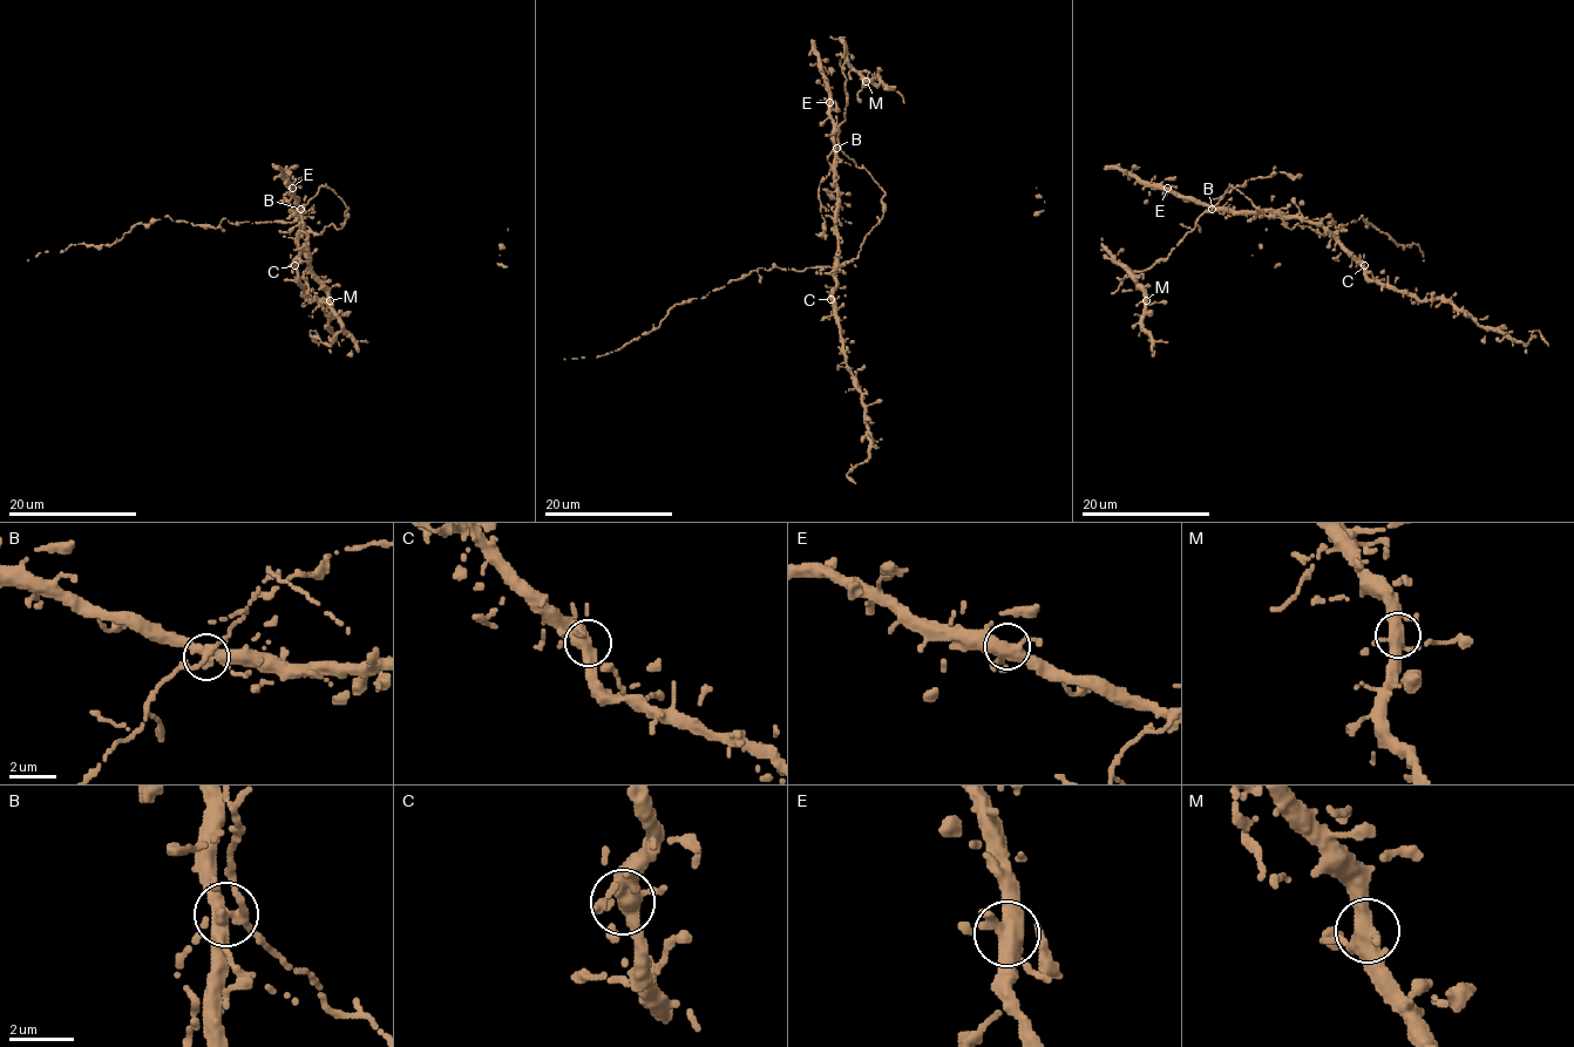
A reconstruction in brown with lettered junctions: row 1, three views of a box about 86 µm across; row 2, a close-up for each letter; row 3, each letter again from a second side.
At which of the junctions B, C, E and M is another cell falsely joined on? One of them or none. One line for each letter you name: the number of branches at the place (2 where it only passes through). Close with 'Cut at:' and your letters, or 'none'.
Cut at: none

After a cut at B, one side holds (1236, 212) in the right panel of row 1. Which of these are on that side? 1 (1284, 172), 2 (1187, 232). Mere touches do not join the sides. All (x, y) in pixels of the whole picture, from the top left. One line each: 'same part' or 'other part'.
1: other part
2: other part

